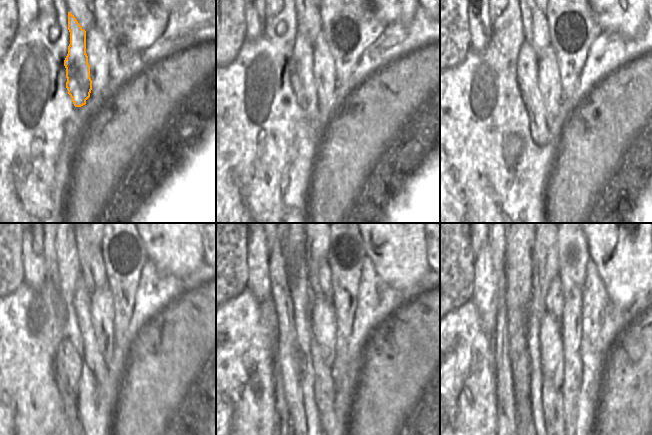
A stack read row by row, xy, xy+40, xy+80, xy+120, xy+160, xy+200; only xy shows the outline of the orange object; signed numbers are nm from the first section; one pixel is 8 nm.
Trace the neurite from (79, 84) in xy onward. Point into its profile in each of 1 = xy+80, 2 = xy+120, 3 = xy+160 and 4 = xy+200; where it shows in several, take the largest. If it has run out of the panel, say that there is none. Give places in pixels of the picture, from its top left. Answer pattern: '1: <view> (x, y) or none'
1: xy+80 (527, 64)
2: xy+120 (105, 384)
3: xy+160 (326, 384)
4: xy+200 (550, 387)

